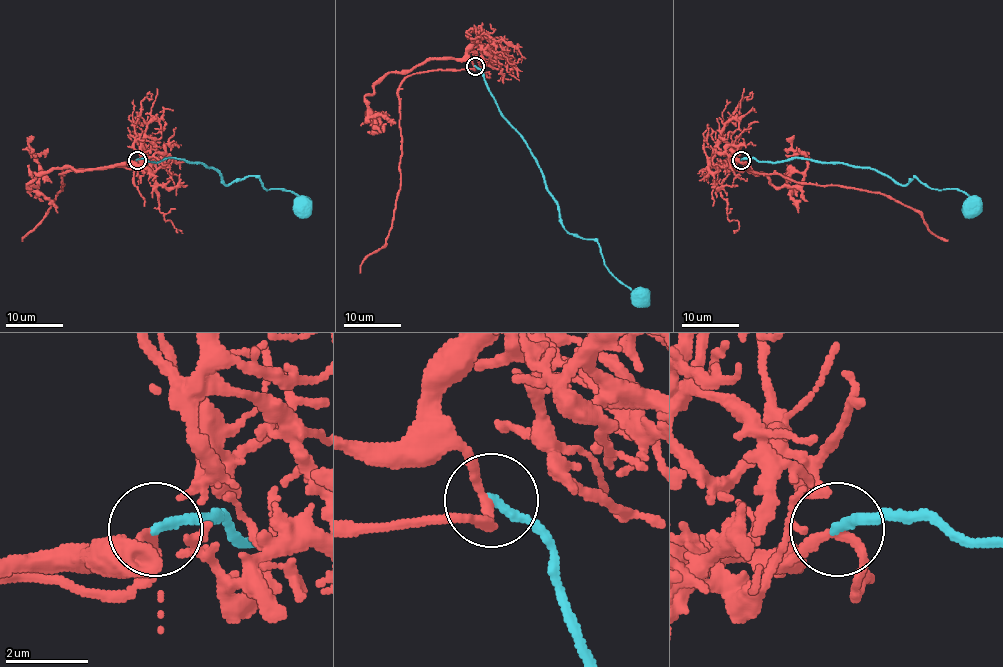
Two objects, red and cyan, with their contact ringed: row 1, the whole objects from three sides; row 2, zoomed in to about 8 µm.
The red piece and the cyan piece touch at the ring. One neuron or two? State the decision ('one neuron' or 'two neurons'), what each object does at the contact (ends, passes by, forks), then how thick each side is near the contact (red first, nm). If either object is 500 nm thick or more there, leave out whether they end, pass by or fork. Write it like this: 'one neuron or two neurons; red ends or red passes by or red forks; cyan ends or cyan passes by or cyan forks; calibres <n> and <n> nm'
two neurons; red passes by; cyan ends; calibres 220 and 220 nm

